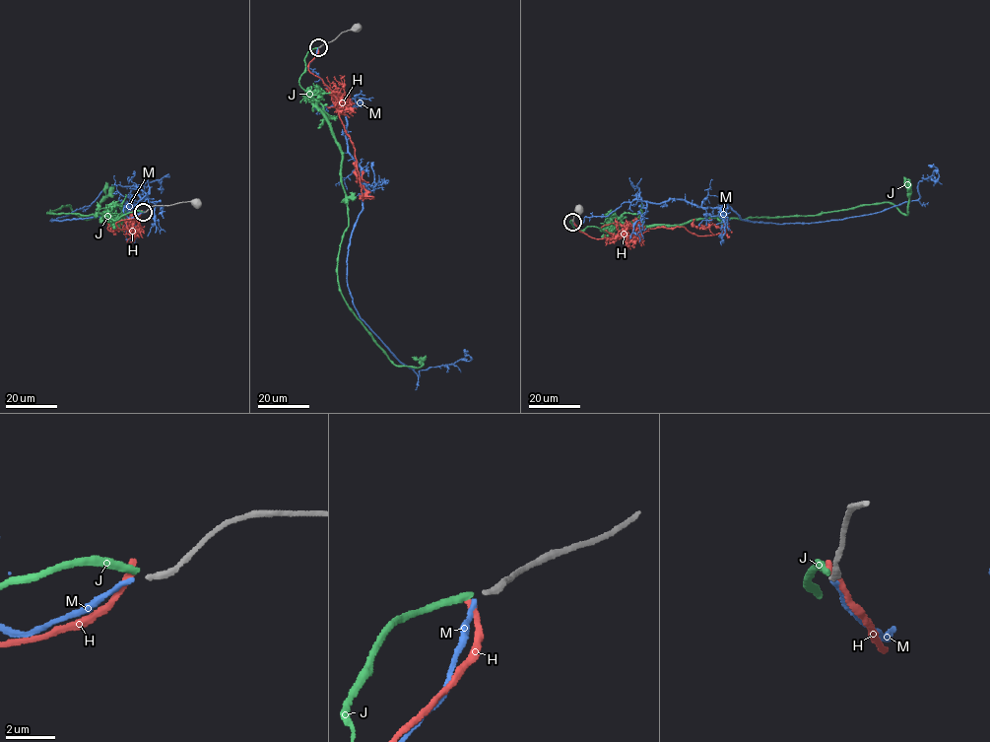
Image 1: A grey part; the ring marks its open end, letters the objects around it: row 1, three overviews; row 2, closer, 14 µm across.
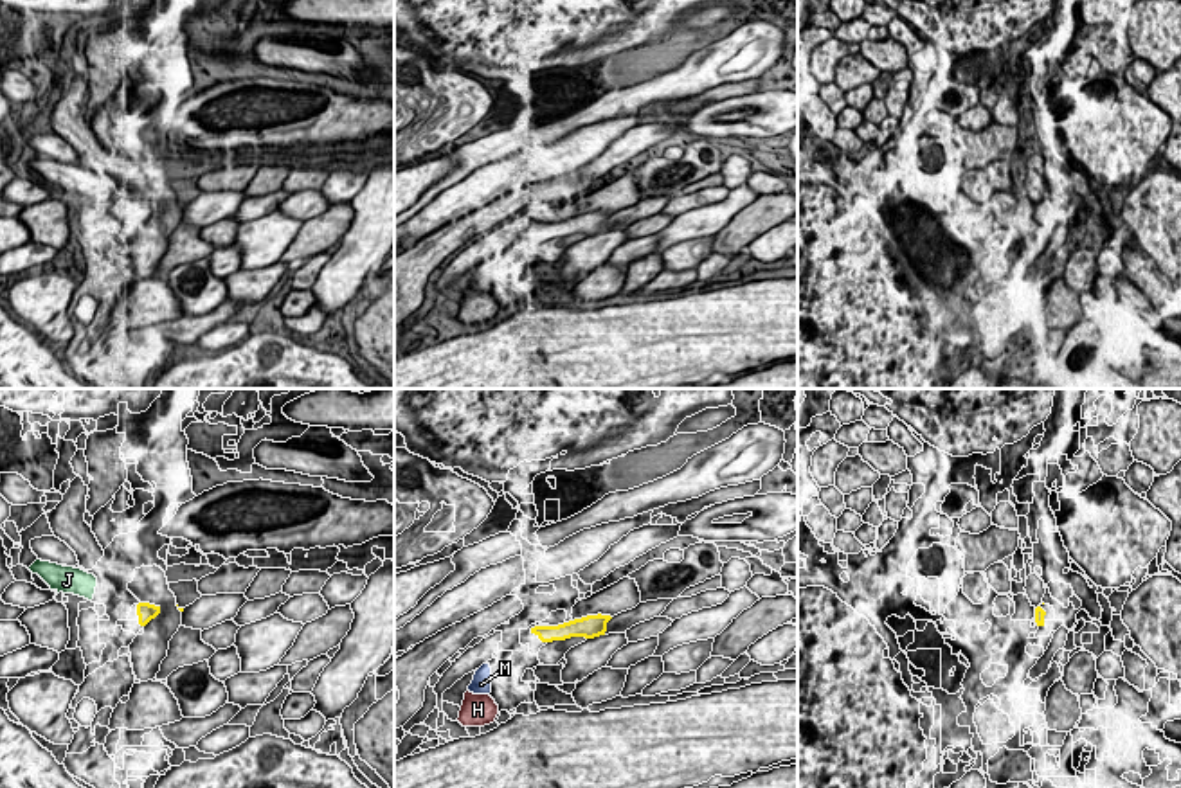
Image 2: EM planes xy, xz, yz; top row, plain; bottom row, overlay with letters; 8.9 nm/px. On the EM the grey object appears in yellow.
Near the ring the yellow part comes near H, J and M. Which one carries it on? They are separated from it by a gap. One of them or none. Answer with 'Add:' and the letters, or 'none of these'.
Add: M

